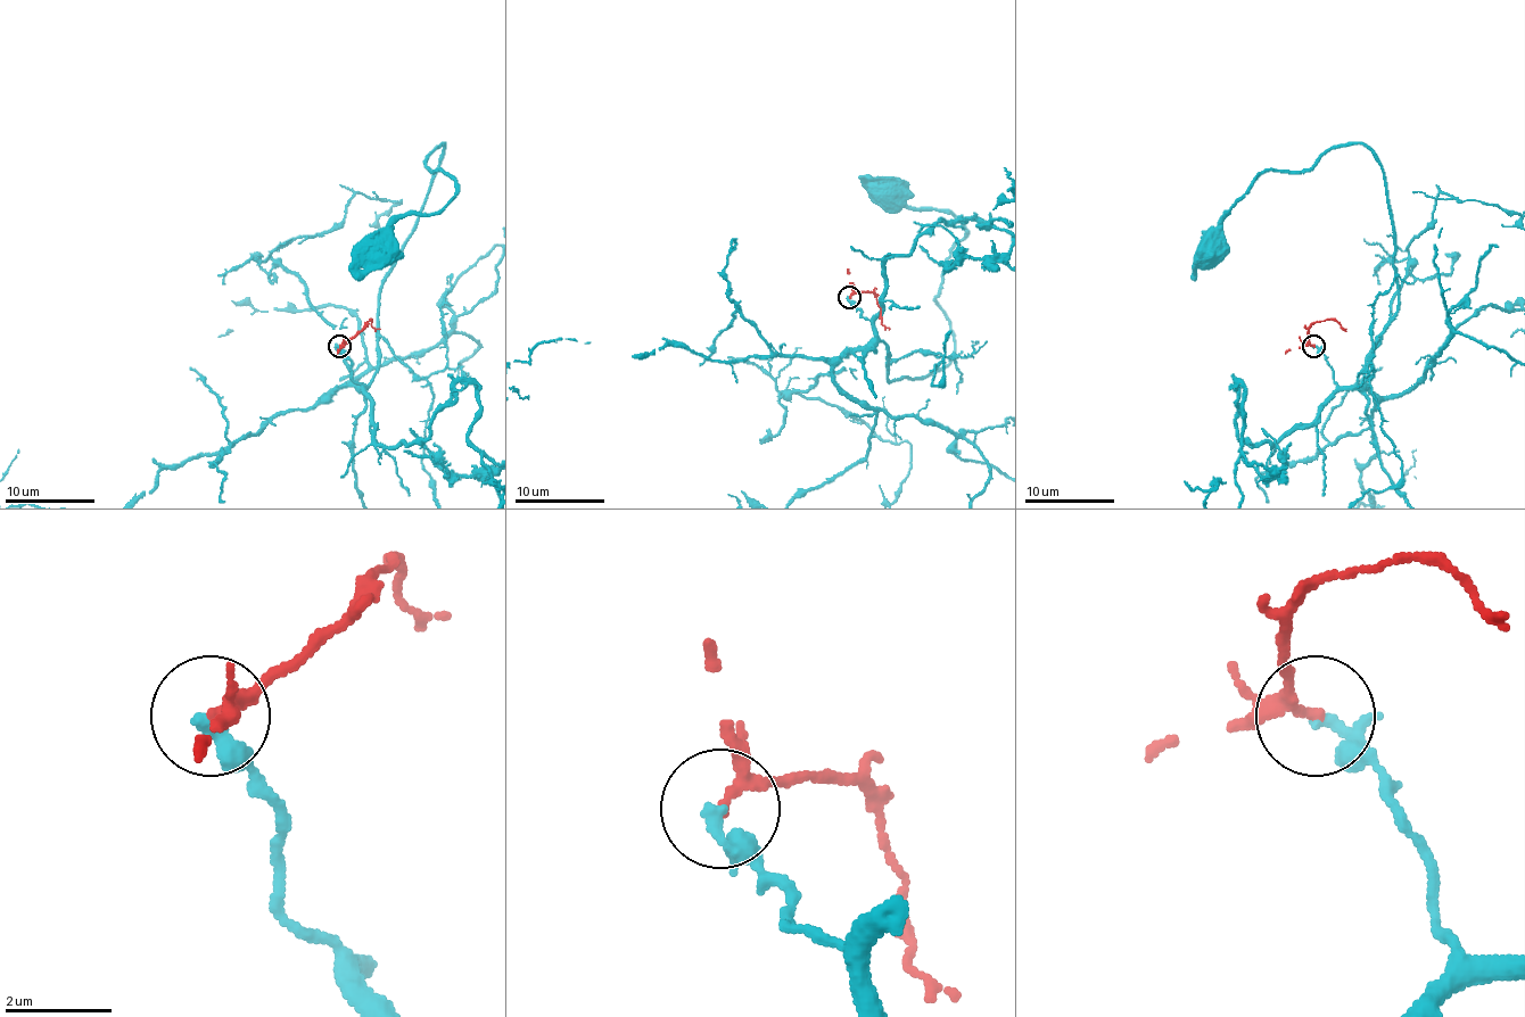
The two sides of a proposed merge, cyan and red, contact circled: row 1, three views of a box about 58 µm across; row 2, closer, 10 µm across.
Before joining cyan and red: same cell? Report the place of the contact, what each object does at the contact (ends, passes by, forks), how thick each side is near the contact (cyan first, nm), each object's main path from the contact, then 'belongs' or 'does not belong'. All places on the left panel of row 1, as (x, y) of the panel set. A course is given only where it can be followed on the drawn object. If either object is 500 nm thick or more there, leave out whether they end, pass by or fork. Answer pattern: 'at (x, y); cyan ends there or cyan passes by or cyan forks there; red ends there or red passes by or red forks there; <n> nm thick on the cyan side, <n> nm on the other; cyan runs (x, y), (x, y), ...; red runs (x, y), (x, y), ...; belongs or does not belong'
at (339, 346); cyan ends there; red passes by; 280 nm thick on the cyan side, 180 nm on the other; cyan runs (340, 345), (365, 386), (380, 280), (444, 145), (426, 160), (455, 195), (403, 214), (373, 250); red runs (340, 345), (369, 320), (380, 329); belongs

